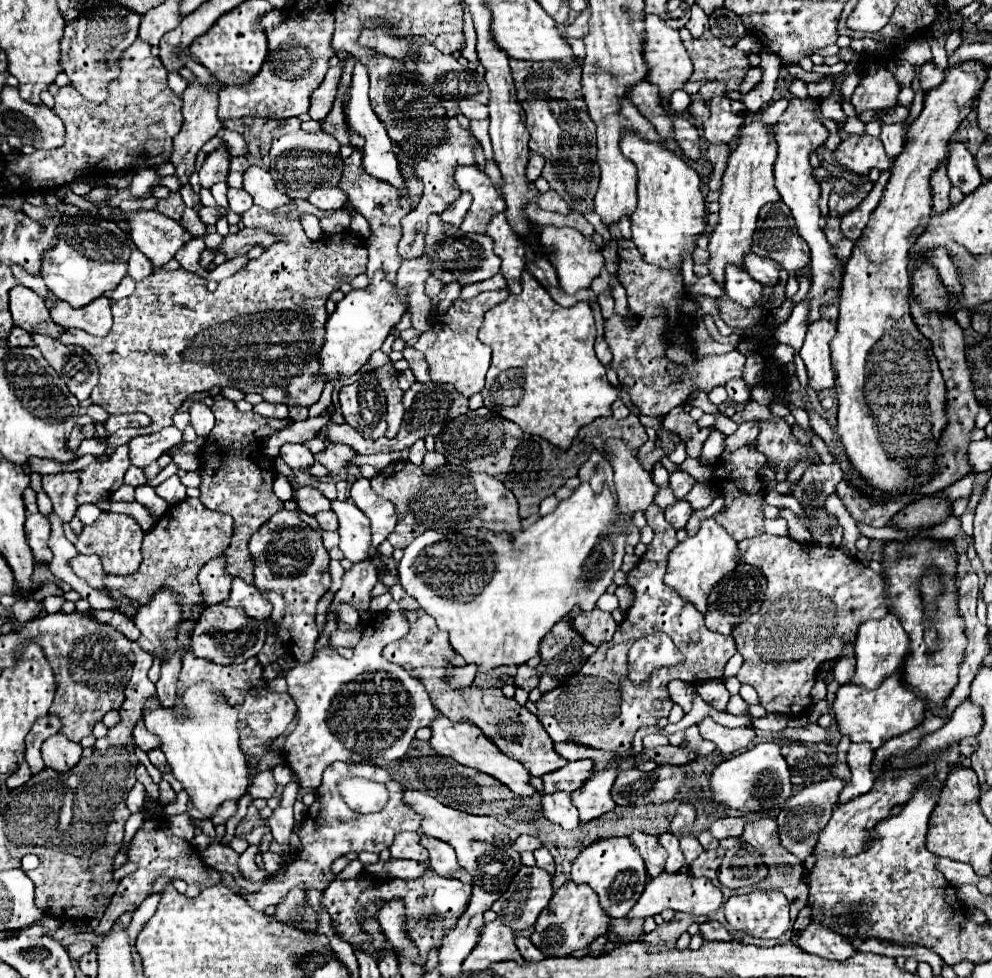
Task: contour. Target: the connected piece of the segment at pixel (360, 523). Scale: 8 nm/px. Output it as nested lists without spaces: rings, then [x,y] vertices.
[[[331,500],[331,510],[339,518],[339,548],[351,562],[361,562],[371,550],[369,518],[349,500]]]

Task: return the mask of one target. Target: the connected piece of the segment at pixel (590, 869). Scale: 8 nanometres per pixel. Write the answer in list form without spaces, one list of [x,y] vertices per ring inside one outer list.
[[[609,836],[609,838],[599,838],[581,850],[577,860],[573,862],[571,880],[589,884],[597,892],[605,912],[609,912],[611,918],[623,918],[625,912],[633,908],[641,892],[645,890],[647,870],[639,850],[627,836]]]

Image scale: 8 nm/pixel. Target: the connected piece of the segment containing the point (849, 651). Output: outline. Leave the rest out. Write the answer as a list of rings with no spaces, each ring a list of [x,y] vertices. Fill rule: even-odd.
[[[847,646],[841,654],[841,660],[835,664],[833,674],[839,684],[847,684],[853,672],[855,672],[855,654],[853,654],[853,646]]]

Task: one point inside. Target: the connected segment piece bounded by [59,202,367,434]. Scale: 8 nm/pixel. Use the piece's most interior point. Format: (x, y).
(172, 337)

